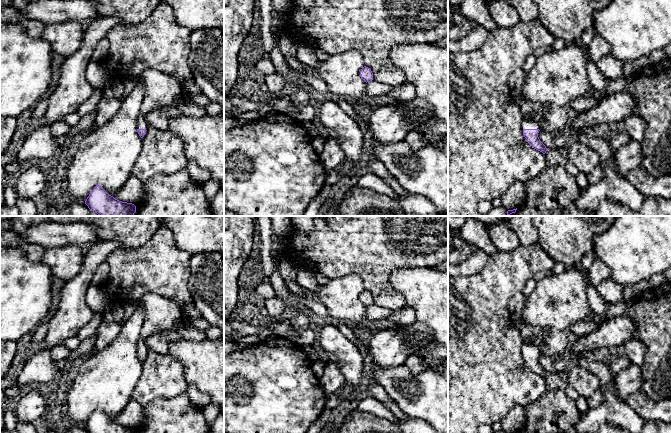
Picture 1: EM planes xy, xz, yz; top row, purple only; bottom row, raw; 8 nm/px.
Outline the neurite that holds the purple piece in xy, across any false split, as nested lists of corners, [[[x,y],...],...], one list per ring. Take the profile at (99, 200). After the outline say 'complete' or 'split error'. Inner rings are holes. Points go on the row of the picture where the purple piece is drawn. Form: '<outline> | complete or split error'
[[[100,185],[90,192],[85,204],[99,216],[133,216],[136,212],[134,204],[115,199]]] | complete

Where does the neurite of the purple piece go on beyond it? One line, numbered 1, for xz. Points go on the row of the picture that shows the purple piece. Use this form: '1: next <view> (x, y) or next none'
1: next none

